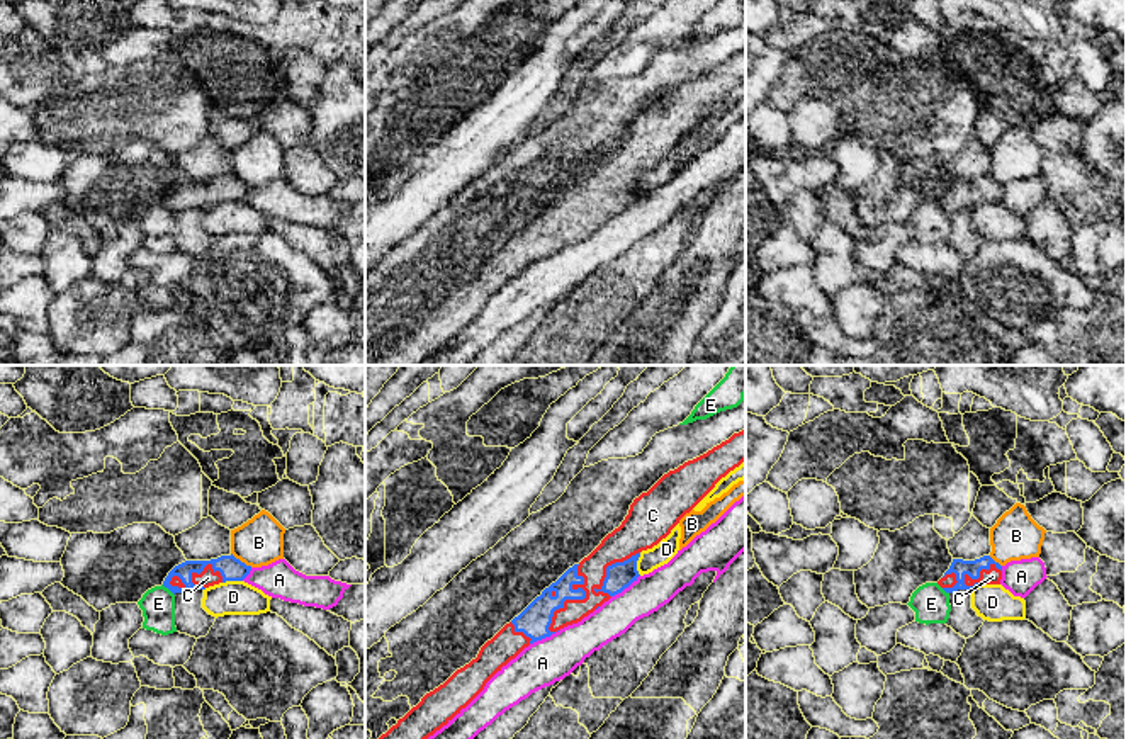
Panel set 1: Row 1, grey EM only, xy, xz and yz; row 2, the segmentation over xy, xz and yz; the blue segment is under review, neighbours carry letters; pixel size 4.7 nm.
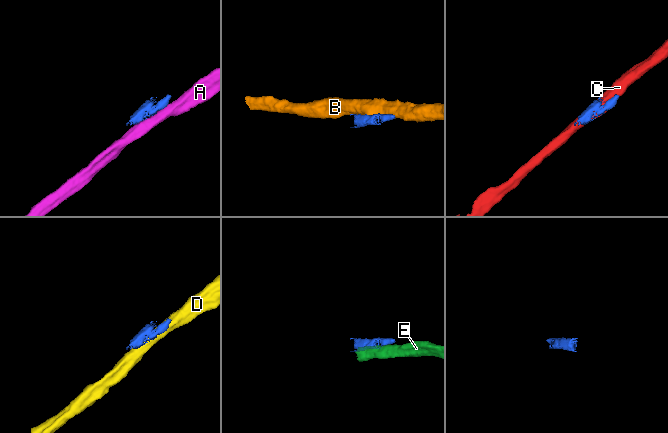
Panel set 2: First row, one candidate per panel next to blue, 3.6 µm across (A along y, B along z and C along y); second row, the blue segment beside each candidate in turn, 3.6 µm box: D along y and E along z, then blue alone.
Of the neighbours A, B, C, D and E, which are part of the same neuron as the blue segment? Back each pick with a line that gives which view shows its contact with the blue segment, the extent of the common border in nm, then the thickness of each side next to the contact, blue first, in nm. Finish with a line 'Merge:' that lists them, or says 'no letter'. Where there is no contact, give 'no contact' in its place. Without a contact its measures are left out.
C: xz | 360 nm | 150/130 nm
Merge: C

